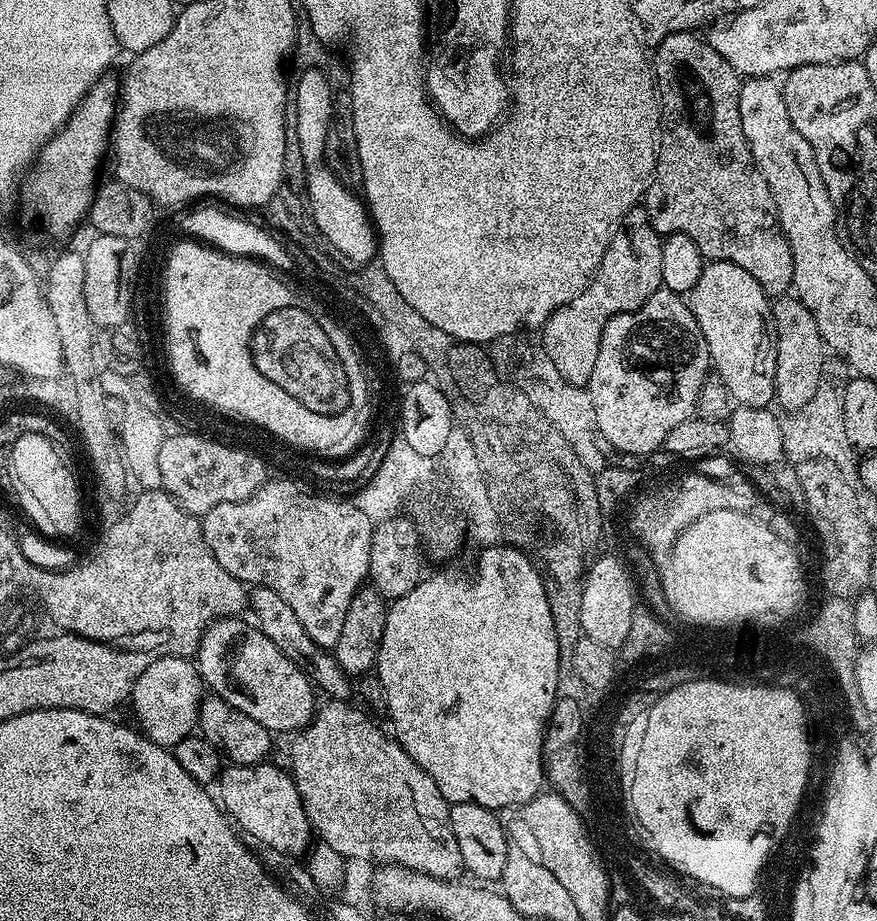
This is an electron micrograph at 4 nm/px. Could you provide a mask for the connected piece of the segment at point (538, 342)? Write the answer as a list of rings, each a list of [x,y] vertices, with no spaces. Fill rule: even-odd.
[[[516,324],[512,331],[501,332],[497,336],[489,336],[488,339],[472,340],[462,336],[458,339],[462,346],[480,345],[485,349],[484,358],[490,364],[490,370],[498,384],[508,386],[510,390],[522,394],[526,400],[528,395],[540,392],[537,388],[544,388],[544,392],[556,392],[556,385],[561,386],[564,379],[554,366],[555,360],[551,360],[551,353],[548,351],[547,333],[543,325],[529,326],[529,324]]]

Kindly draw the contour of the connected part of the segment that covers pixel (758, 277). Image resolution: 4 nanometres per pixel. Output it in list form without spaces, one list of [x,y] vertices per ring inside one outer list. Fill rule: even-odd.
[[[695,31],[688,36],[673,36],[664,44],[660,50],[659,60],[660,85],[666,97],[666,130],[670,143],[660,155],[659,176],[655,184],[652,185],[651,195],[648,199],[648,223],[651,224],[655,232],[659,232],[661,237],[673,236],[674,234],[686,234],[686,238],[694,238],[694,246],[698,246],[698,250],[704,255],[705,261],[721,260],[722,262],[734,262],[734,266],[742,266],[742,270],[746,270],[746,274],[750,274],[750,278],[754,278],[754,282],[758,282],[758,286],[762,286],[769,298],[779,298],[792,288],[792,279],[794,278],[794,258],[790,254],[790,246],[788,240],[784,236],[784,231],[780,229],[780,220],[776,216],[776,207],[774,206],[774,198],[770,194],[770,186],[766,186],[766,178],[762,178],[762,174],[758,170],[758,166],[754,162],[754,154],[750,154],[750,146],[746,142],[746,134],[742,134],[742,118],[738,114],[738,98],[740,97],[740,85],[742,78],[734,70],[734,66],[730,66],[730,62],[726,62],[726,58],[722,58],[722,54],[718,54],[718,50],[714,50],[714,46],[710,46],[707,39],[701,38]]]

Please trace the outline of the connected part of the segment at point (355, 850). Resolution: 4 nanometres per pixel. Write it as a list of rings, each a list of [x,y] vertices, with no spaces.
[[[329,699],[324,703],[317,707],[309,724],[295,733],[290,765],[306,818],[312,823],[319,843],[338,850],[348,862],[373,860],[376,866],[401,864],[403,868],[425,872],[439,880],[457,879],[464,866],[462,854],[450,827],[450,805],[442,798],[438,786],[434,786],[434,778],[387,731],[384,733],[363,707],[355,708],[348,700]]]

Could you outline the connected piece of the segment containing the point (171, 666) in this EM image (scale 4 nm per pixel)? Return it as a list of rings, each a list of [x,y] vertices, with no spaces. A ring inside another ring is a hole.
[[[167,656],[156,659],[139,675],[132,687],[130,705],[144,735],[156,745],[171,748],[197,727],[203,697],[204,683],[195,663],[187,657]]]

